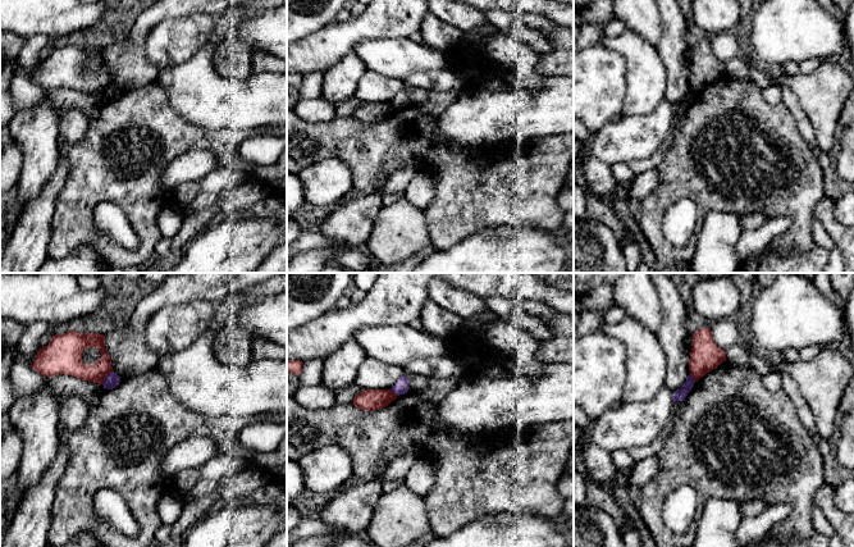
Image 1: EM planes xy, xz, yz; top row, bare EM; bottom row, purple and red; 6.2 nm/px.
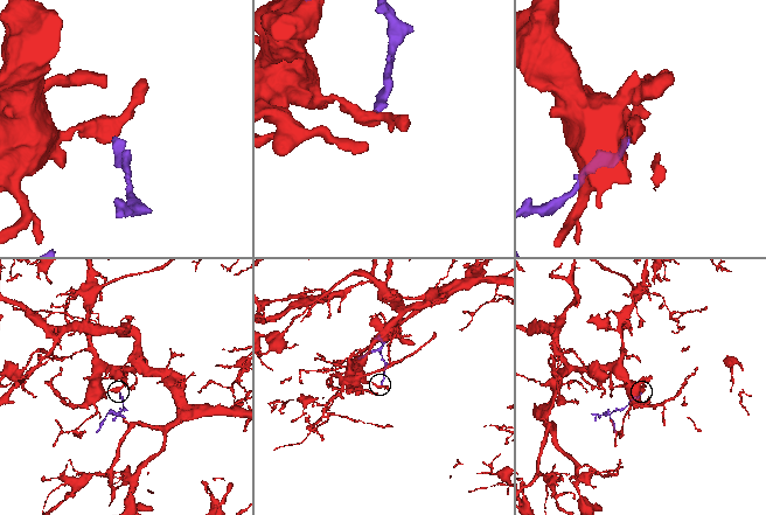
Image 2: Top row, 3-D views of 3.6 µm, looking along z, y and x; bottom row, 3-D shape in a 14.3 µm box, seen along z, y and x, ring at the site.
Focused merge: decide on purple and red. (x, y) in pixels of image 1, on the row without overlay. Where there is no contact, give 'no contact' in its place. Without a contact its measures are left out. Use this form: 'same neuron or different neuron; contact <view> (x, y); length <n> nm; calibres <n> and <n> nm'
different neuron; contact xy (105, 90); length 110 nm; calibres 90 and 160 nm

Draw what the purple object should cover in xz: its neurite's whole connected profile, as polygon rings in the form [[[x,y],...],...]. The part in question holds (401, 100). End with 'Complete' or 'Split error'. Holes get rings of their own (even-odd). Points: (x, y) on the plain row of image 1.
[[[403,87],[397,95],[396,97],[391,101],[391,104],[393,106],[396,106],[397,109],[399,108],[405,108],[408,105],[408,97],[410,97],[410,94],[408,91],[406,90],[406,87]]]. Complete

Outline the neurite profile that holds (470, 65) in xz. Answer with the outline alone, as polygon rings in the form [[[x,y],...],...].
[[[463,41],[447,50],[451,70],[463,86],[478,87],[487,74],[497,68],[484,56],[481,49]]]

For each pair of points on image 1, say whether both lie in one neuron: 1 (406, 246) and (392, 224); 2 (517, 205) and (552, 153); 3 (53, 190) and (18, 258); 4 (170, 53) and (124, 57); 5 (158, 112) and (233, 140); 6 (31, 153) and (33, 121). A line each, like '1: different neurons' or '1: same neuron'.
1: same neuron
2: same neuron
3: same neuron
4: different neurons
5: same neuron
6: same neuron

